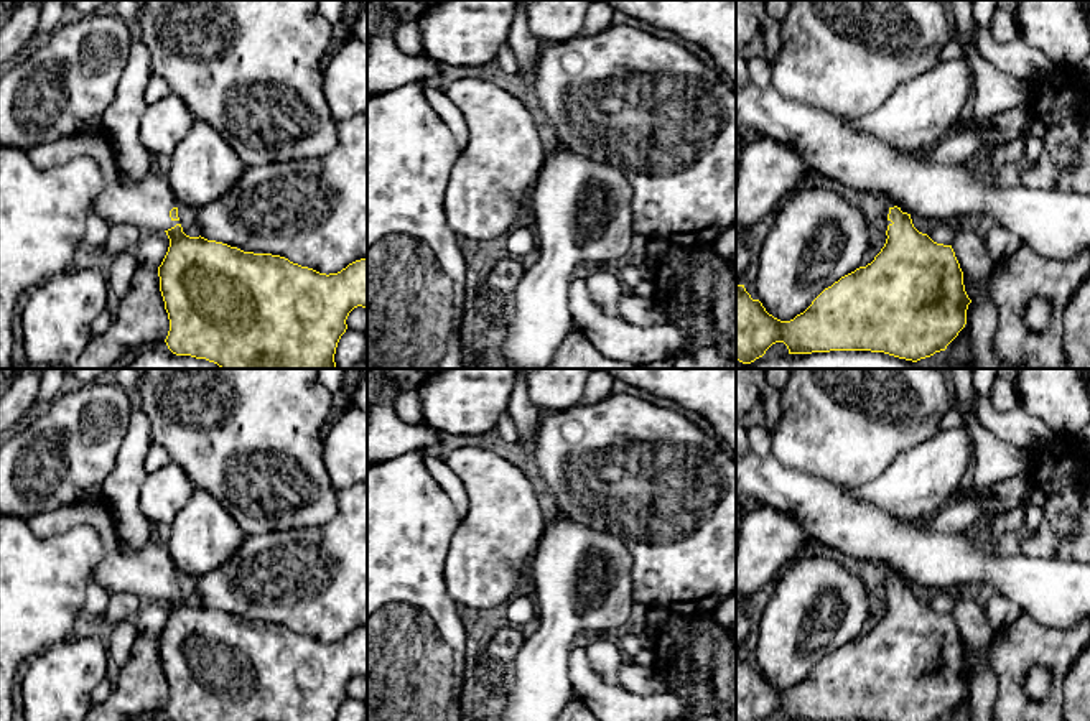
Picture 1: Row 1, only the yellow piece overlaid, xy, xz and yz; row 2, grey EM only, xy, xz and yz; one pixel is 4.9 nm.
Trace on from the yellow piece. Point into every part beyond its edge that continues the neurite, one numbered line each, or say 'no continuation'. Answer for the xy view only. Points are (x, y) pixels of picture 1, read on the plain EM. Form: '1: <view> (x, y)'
1: xy (147, 572)

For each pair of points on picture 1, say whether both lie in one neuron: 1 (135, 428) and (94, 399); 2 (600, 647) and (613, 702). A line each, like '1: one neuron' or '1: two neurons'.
1: two neurons
2: two neurons

